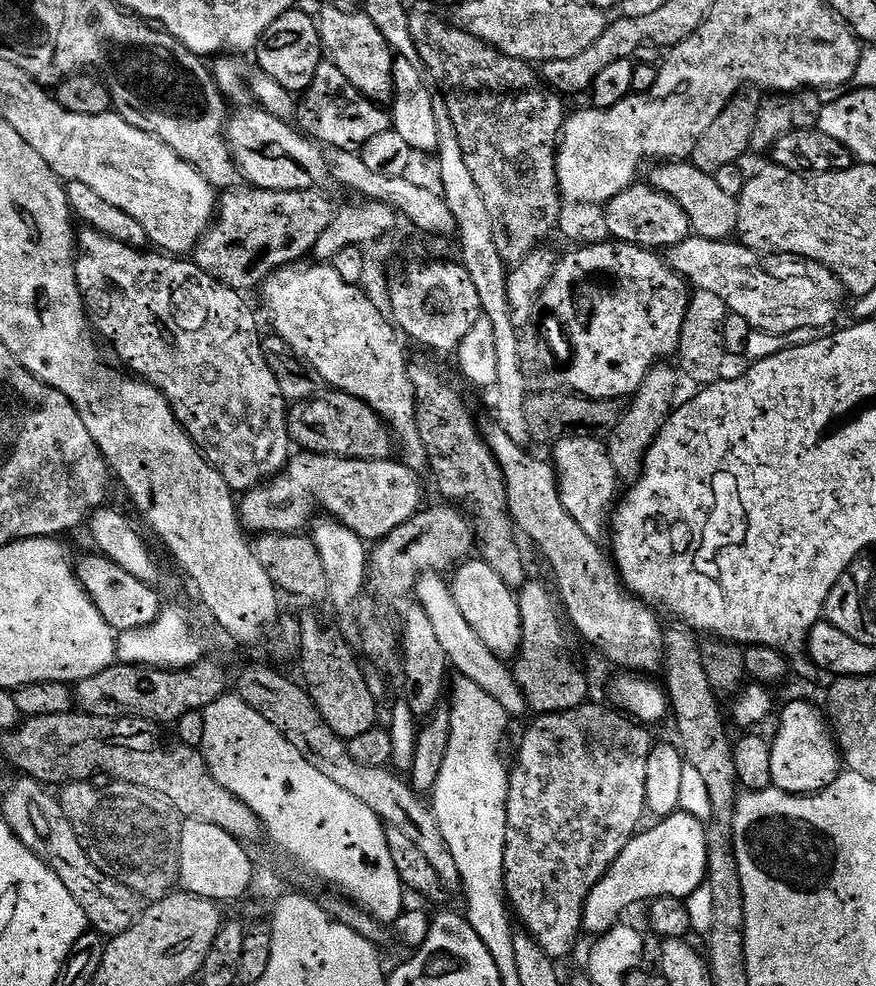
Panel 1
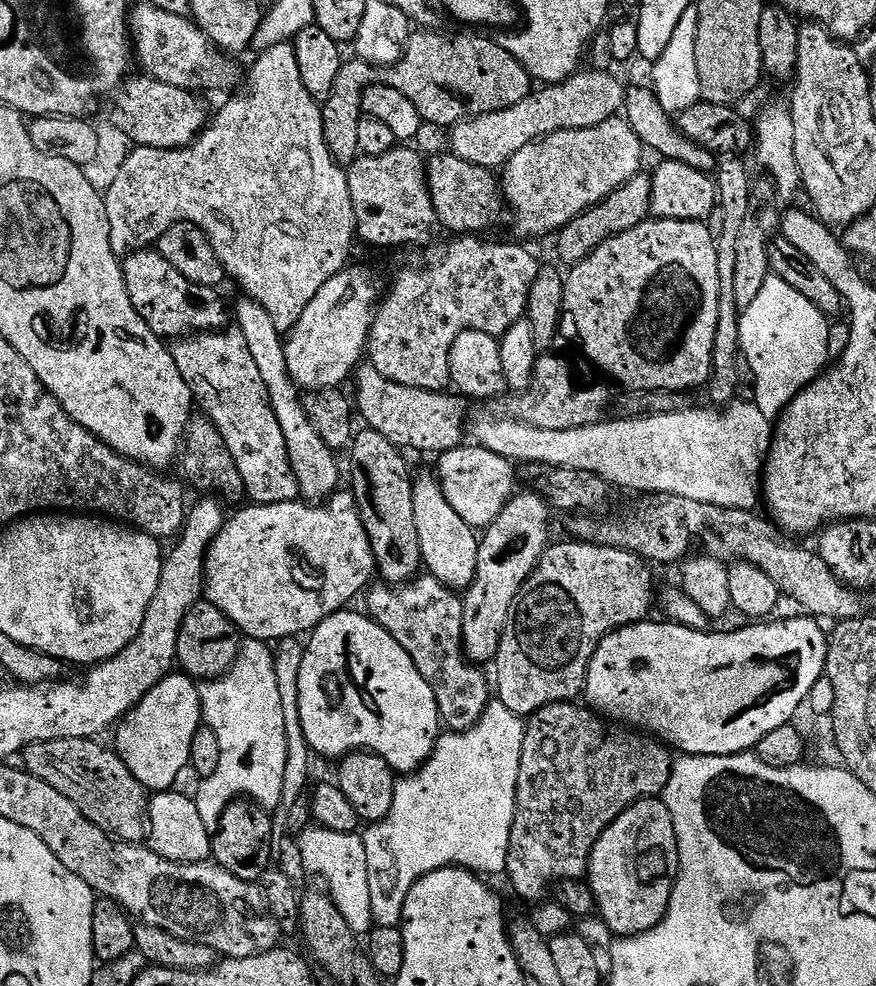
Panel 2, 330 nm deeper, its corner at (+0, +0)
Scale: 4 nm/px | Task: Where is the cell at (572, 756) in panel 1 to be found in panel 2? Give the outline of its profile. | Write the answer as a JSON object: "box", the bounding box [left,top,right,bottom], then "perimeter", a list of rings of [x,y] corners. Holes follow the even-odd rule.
{"box":[506,702,674,900],"perimeter":[[[576,702],[563,704],[551,704],[545,708],[539,708],[531,716],[527,717],[524,725],[524,741],[522,742],[522,762],[518,766],[518,786],[516,787],[516,809],[514,810],[514,826],[510,830],[510,850],[508,851],[508,866],[506,877],[512,883],[512,888],[524,900],[540,900],[544,895],[549,895],[550,889],[564,880],[583,881],[588,874],[590,854],[602,838],[602,834],[628,809],[631,804],[651,797],[653,794],[662,794],[672,777],[672,765],[674,756],[661,741],[648,734],[641,734],[636,730],[629,730],[615,722],[609,722],[605,717],[597,714],[587,706],[581,706]]]}

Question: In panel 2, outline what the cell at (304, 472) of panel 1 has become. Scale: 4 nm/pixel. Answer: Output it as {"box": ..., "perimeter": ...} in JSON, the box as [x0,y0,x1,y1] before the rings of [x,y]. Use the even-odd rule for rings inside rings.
{"box":[438,446,518,530],"perimeter":[[[461,446],[452,448],[439,457],[440,472],[438,479],[442,486],[442,494],[446,494],[446,502],[454,506],[454,511],[472,528],[483,530],[489,528],[502,514],[508,501],[514,495],[512,483],[518,476],[512,473],[513,461],[502,458],[490,450],[479,446]]]}

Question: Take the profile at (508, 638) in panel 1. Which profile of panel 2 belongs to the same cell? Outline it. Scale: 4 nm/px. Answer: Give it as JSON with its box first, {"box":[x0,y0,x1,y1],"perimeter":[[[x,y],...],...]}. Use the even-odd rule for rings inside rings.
{"box":[412,475,480,590],"perimeter":[[[435,475],[419,476],[412,481],[414,494],[414,522],[418,525],[418,546],[422,550],[422,564],[427,575],[438,578],[453,590],[467,590],[474,582],[478,570],[478,550],[480,536],[477,529],[466,522],[454,511],[454,506],[446,502],[442,486]]]}

